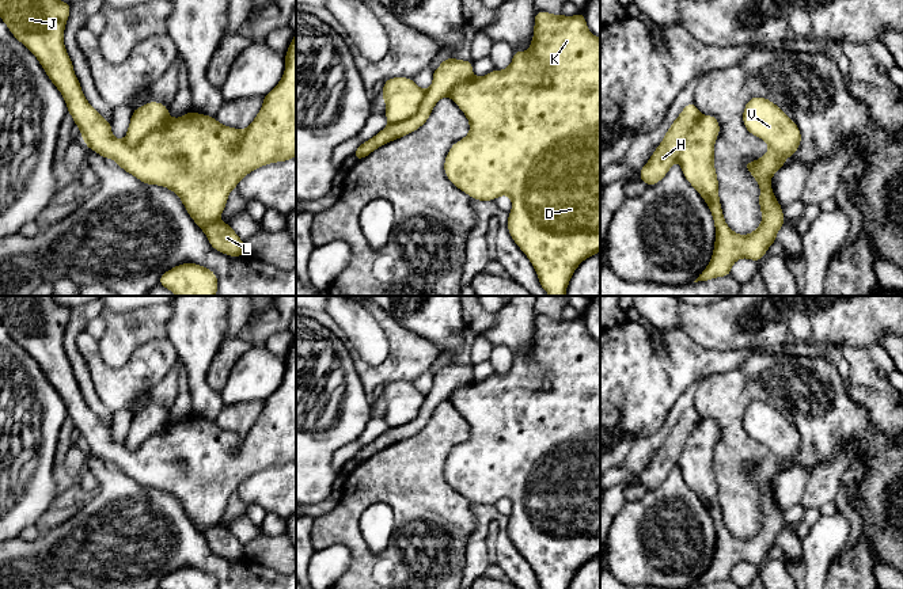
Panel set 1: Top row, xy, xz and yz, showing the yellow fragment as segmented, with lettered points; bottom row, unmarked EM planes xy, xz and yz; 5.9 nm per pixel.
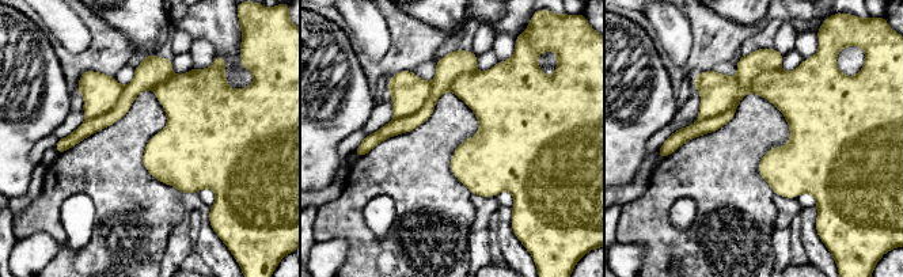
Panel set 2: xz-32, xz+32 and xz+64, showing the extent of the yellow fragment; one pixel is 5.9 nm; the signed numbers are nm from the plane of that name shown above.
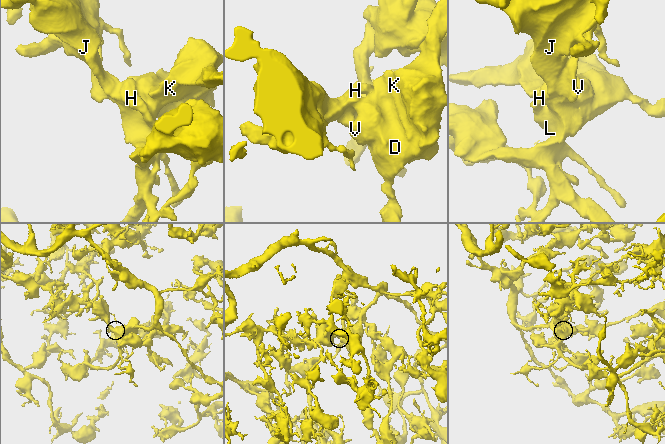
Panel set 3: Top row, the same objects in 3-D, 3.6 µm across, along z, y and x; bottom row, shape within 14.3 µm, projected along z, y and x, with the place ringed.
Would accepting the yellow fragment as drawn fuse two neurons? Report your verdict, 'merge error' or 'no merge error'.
no merge error

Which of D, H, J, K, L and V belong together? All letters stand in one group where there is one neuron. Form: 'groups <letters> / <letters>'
groups D H J K L V

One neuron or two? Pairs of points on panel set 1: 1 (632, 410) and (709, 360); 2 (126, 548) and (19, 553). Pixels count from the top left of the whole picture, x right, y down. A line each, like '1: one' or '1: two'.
1: one
2: one

